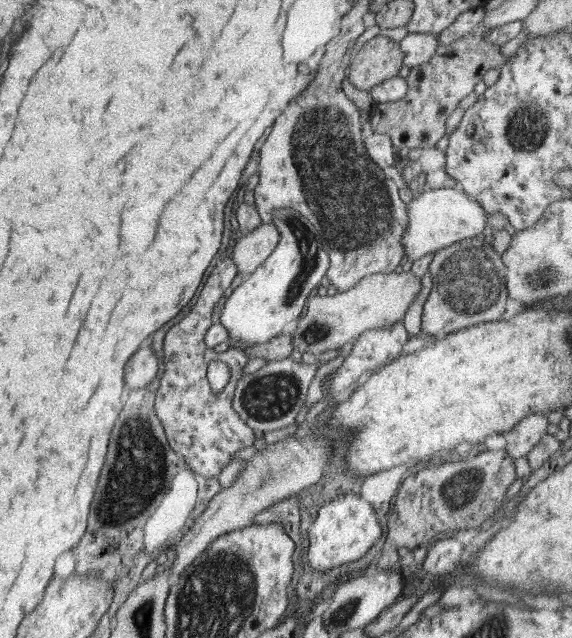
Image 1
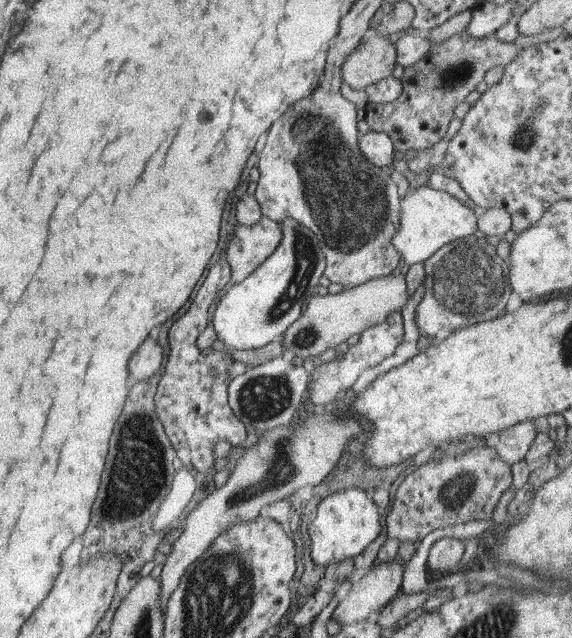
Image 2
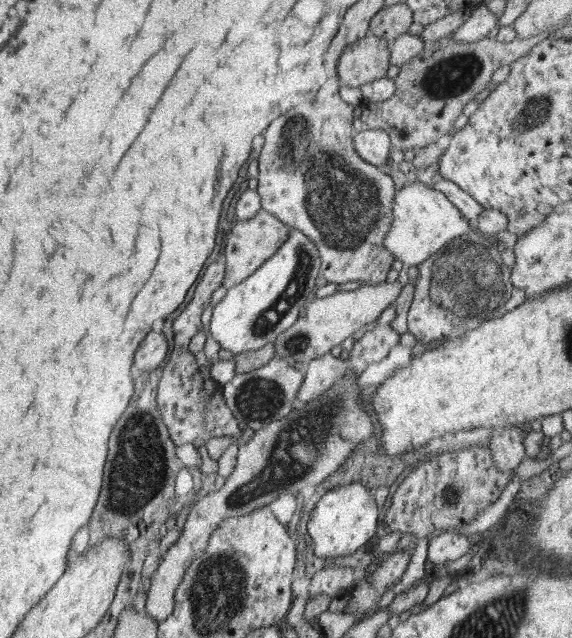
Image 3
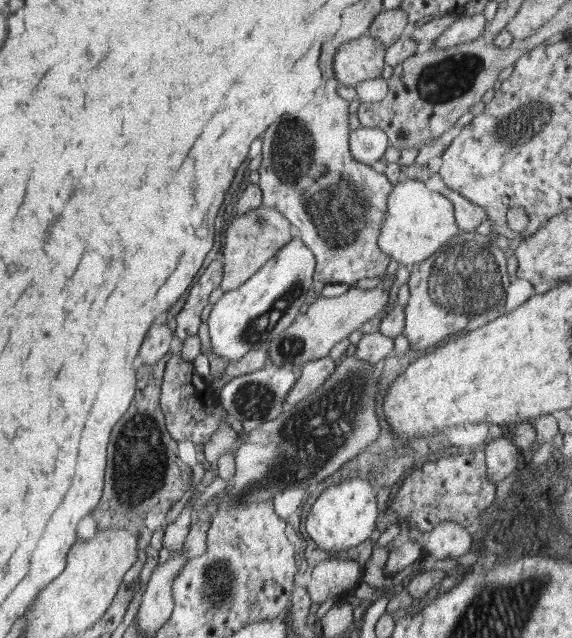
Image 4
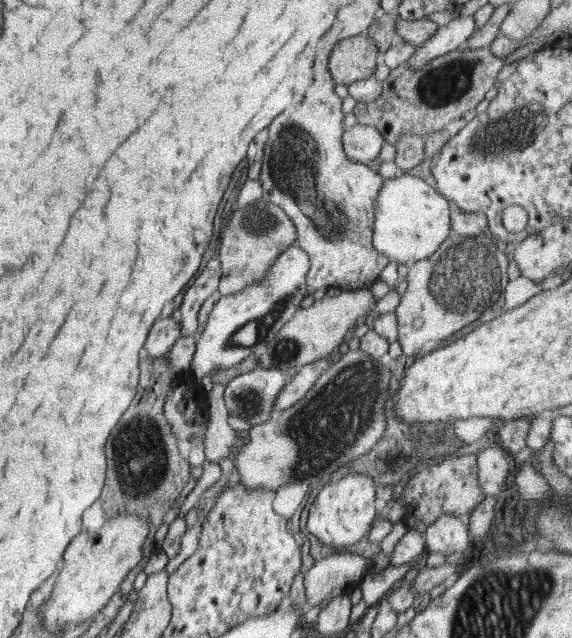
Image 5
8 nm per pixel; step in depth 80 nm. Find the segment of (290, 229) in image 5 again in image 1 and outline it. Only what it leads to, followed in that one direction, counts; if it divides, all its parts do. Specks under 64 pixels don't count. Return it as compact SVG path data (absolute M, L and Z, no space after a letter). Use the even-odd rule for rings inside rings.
M261 223L256 230L239 237L231 256L239 274L244 277L252 274L272 254L279 240L274 223Z

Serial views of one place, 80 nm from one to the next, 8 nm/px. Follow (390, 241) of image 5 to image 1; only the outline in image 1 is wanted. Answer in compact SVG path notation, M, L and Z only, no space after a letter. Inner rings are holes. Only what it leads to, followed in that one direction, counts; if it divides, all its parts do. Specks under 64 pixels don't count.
M427 187L421 193L414 195L412 201L407 204L408 207L408 226L401 243L405 246L405 254L408 260L414 262L430 253L436 253L448 245L460 242L466 239L475 239L486 233L487 212L484 207L466 191L459 187L444 187L439 189Z

